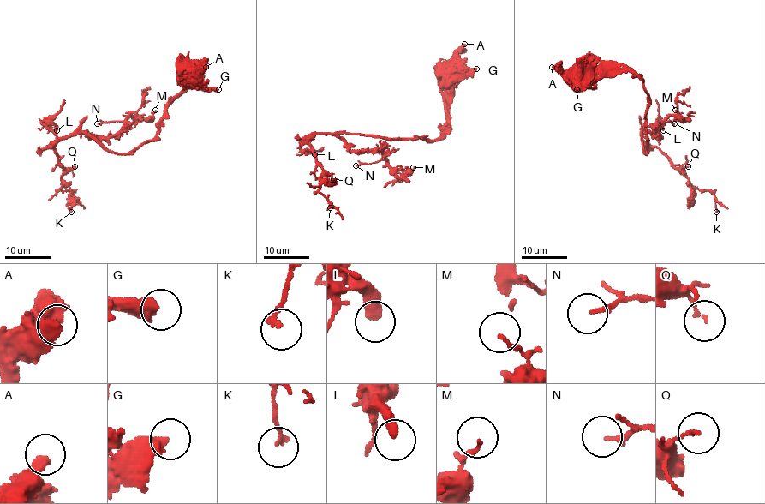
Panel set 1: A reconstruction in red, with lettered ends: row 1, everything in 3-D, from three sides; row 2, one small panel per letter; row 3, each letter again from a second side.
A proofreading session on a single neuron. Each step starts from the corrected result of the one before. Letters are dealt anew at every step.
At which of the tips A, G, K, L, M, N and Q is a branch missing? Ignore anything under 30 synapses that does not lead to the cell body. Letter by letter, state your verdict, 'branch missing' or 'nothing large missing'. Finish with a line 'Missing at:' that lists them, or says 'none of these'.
A: nothing large missing
G: nothing large missing
K: nothing large missing
L: nothing large missing
M: nothing large missing
N: nothing large missing
Q: nothing large missing
Missing at: none of these

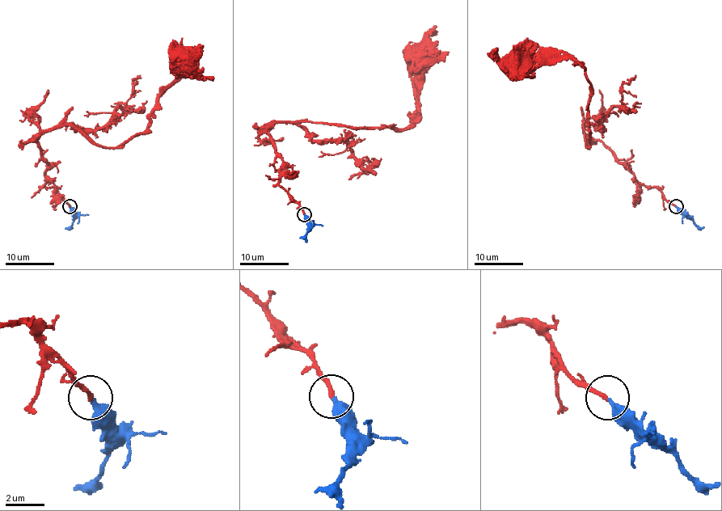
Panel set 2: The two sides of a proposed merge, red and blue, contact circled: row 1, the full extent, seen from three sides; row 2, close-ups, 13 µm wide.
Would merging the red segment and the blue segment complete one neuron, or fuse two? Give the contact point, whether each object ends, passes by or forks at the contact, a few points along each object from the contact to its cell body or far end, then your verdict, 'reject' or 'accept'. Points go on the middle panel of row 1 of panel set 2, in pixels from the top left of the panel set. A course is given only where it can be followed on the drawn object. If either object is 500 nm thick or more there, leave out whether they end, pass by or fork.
(304, 214) | red ends | blue ends | red via (303, 214), (279, 183), (283, 159), (268, 130), (276, 123), (300, 121), (405, 128), (415, 120), (422, 58) | blue via (303, 214), (307, 223), (306, 242) | accept

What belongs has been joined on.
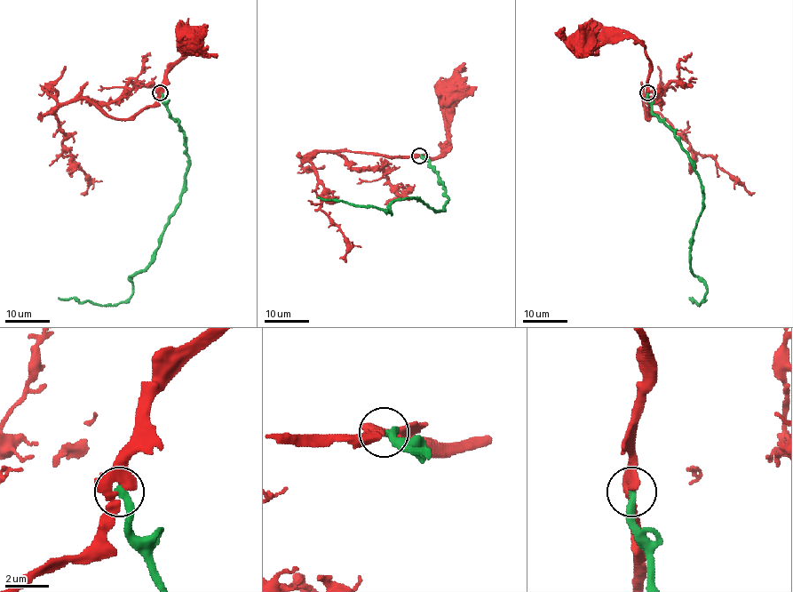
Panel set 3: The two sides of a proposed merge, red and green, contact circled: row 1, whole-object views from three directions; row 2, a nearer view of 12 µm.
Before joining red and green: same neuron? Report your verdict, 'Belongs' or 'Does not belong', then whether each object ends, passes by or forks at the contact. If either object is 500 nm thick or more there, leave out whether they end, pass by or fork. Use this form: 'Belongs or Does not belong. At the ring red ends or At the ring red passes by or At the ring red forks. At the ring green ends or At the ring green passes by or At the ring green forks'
Does not belong. At the ring red passes by. At the ring green ends

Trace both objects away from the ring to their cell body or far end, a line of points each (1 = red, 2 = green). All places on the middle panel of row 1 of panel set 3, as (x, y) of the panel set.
1: (418, 156), (436, 157), (445, 150), (448, 112), (452, 92)
2: (419, 156), (437, 172), (448, 196), (440, 211), (414, 198), (396, 199), (392, 214), (317, 197)

